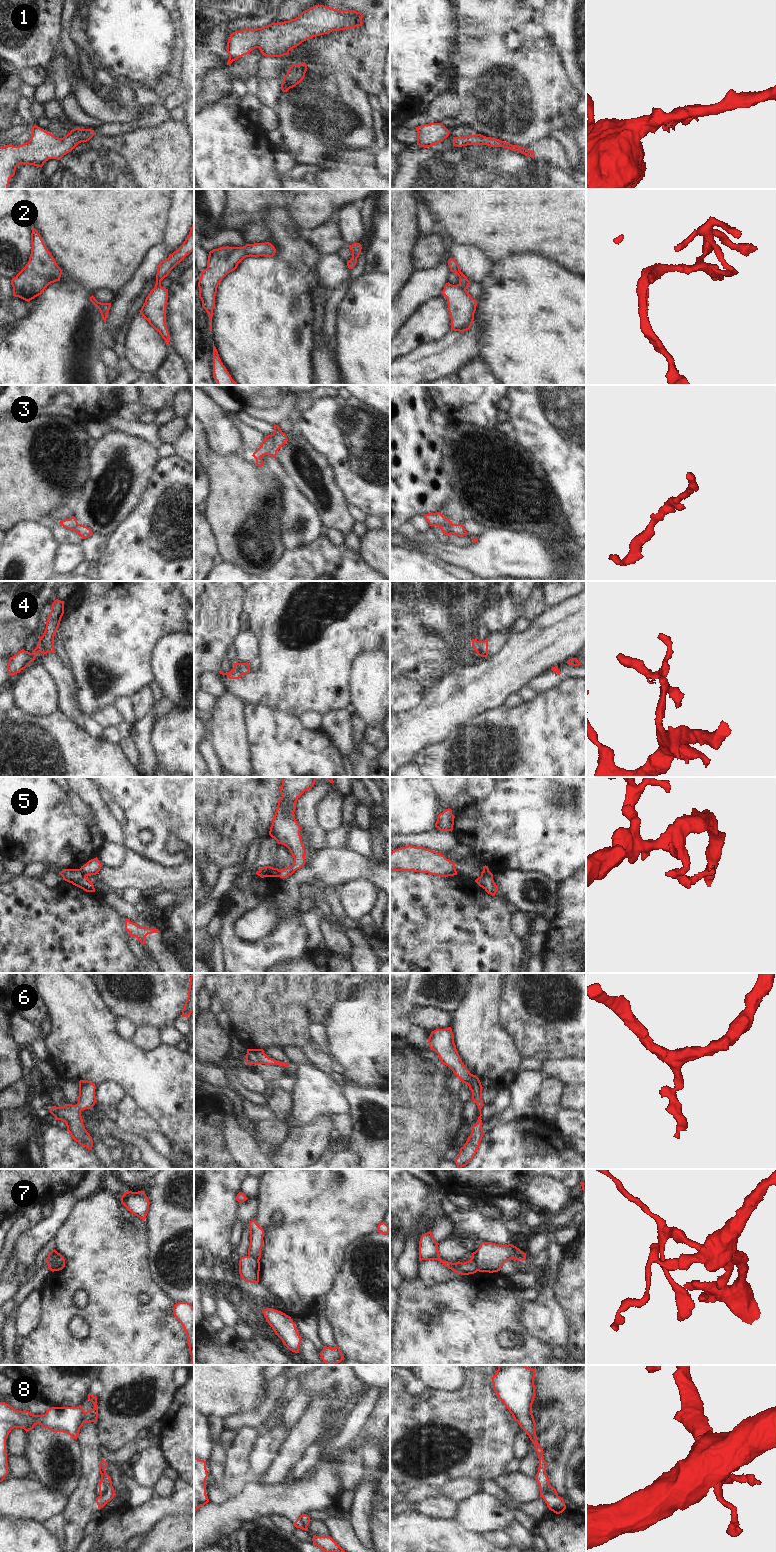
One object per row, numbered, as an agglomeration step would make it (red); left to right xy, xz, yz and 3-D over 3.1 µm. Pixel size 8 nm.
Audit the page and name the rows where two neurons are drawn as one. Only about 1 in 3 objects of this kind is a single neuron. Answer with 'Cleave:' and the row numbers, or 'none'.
Cleave: 1, 2, 3, 4, 5, 7, 8

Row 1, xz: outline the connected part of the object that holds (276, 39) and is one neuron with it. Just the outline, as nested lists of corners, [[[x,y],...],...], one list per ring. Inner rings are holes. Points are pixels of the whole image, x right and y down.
[[[315,5],[295,19],[233,32],[227,42],[227,65],[258,48],[264,56],[281,57],[302,42],[336,30],[361,26],[363,14]]]

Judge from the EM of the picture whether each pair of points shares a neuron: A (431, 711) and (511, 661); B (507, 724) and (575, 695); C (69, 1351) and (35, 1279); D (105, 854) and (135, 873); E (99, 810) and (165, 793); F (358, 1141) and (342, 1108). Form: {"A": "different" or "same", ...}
{"A": "same", "B": "same", "C": "different", "D": "different", "E": "different", "F": "different"}

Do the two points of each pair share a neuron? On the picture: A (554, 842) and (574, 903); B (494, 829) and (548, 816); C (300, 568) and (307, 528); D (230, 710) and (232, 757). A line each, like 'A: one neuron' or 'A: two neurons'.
A: two neurons
B: one neuron
C: two neurons
D: one neuron

